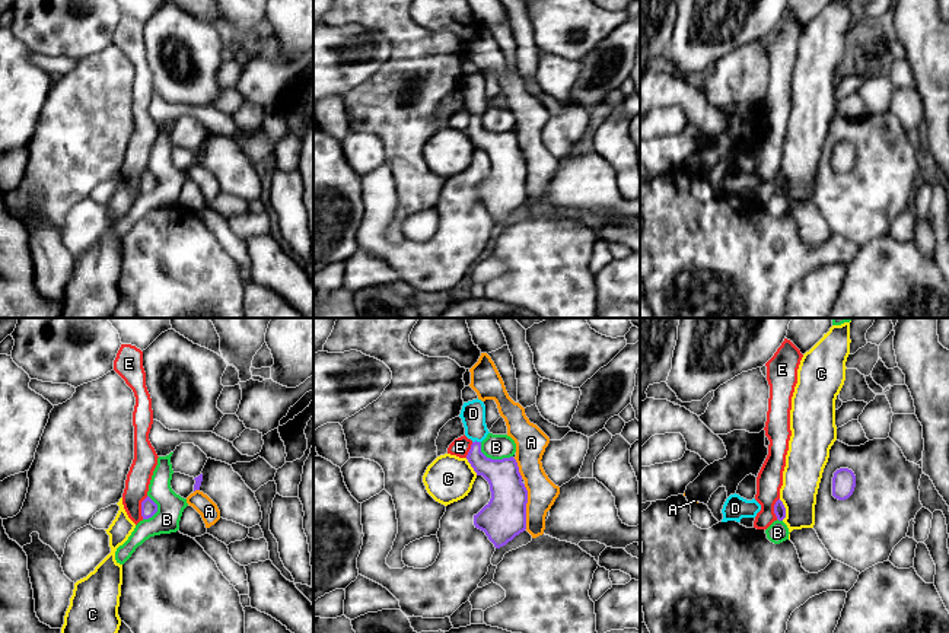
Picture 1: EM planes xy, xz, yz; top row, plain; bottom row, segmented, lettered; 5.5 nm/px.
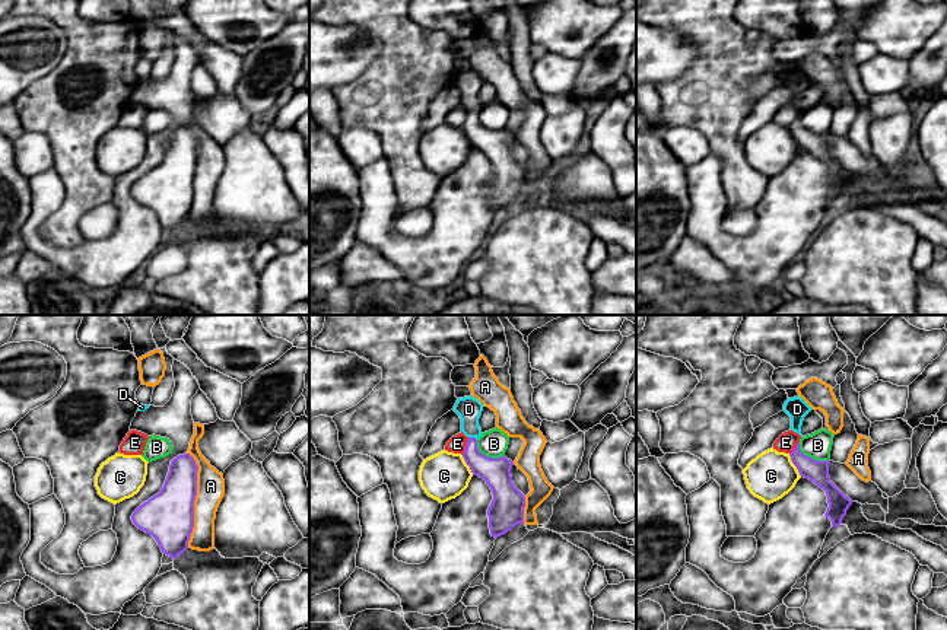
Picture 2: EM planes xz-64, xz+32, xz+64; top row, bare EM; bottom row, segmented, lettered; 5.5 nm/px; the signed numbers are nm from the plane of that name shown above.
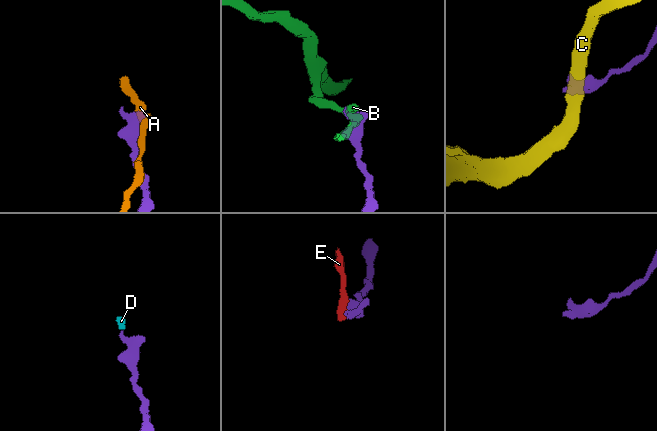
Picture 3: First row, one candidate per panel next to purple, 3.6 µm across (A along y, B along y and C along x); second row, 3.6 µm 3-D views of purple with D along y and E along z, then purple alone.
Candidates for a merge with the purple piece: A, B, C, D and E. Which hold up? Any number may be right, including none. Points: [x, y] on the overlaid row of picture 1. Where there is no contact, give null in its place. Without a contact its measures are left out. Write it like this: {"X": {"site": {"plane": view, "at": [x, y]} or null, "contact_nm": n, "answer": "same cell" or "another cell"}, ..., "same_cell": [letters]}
{"A": {"site": {"plane": "xz", "at": [525, 506]}, "contact_nm": 240, "answer": "another cell"}, "B": {"site": {"plane": "xz", "at": [493, 460]}, "contact_nm": 200, "answer": "another cell"}, "C": {"site": {"plane": "yz", "at": [785, 509]}, "contact_nm": 120, "answer": "another cell"}, "D": {"site": {"plane": "xz", "at": [475, 441]}, "contact_nm": 50, "answer": "same cell"}, "E": {"site": {"plane": "xy", "at": [142, 508]}, "contact_nm": 130, "answer": "another cell"}, "same_cell": ["D"]}

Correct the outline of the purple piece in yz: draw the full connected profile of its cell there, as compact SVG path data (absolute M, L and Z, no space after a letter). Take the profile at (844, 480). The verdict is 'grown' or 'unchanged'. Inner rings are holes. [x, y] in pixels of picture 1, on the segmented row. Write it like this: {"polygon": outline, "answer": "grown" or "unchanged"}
{"polygon": "M840 468L832 477L832 496L838 500L848 499L856 487L856 475L848 468Z", "answer": "unchanged"}

